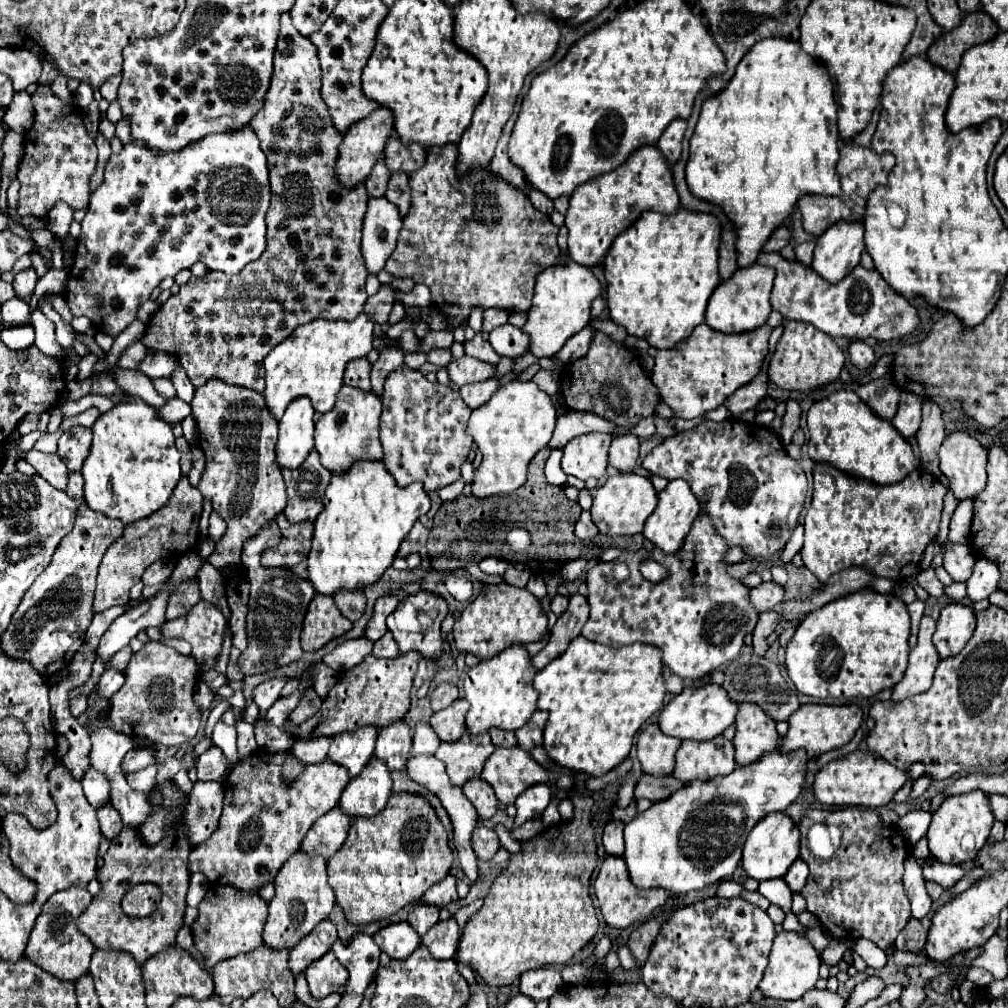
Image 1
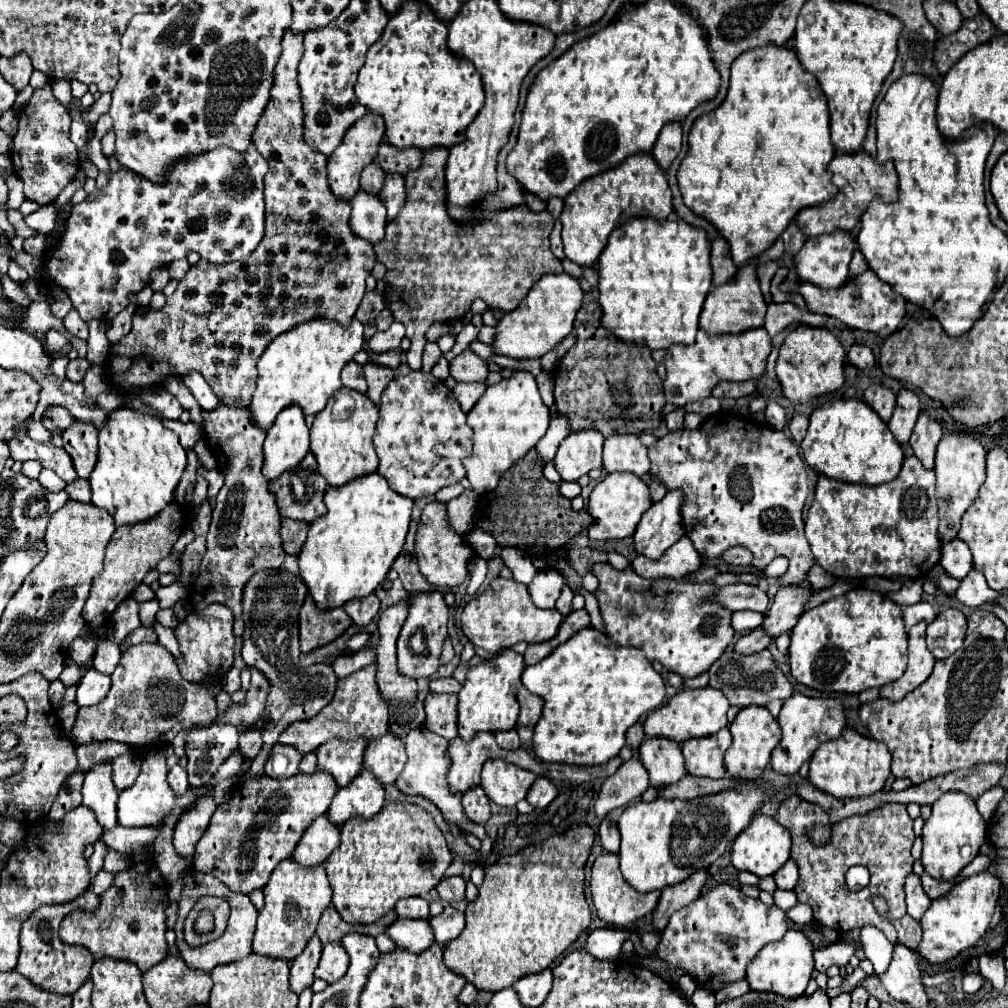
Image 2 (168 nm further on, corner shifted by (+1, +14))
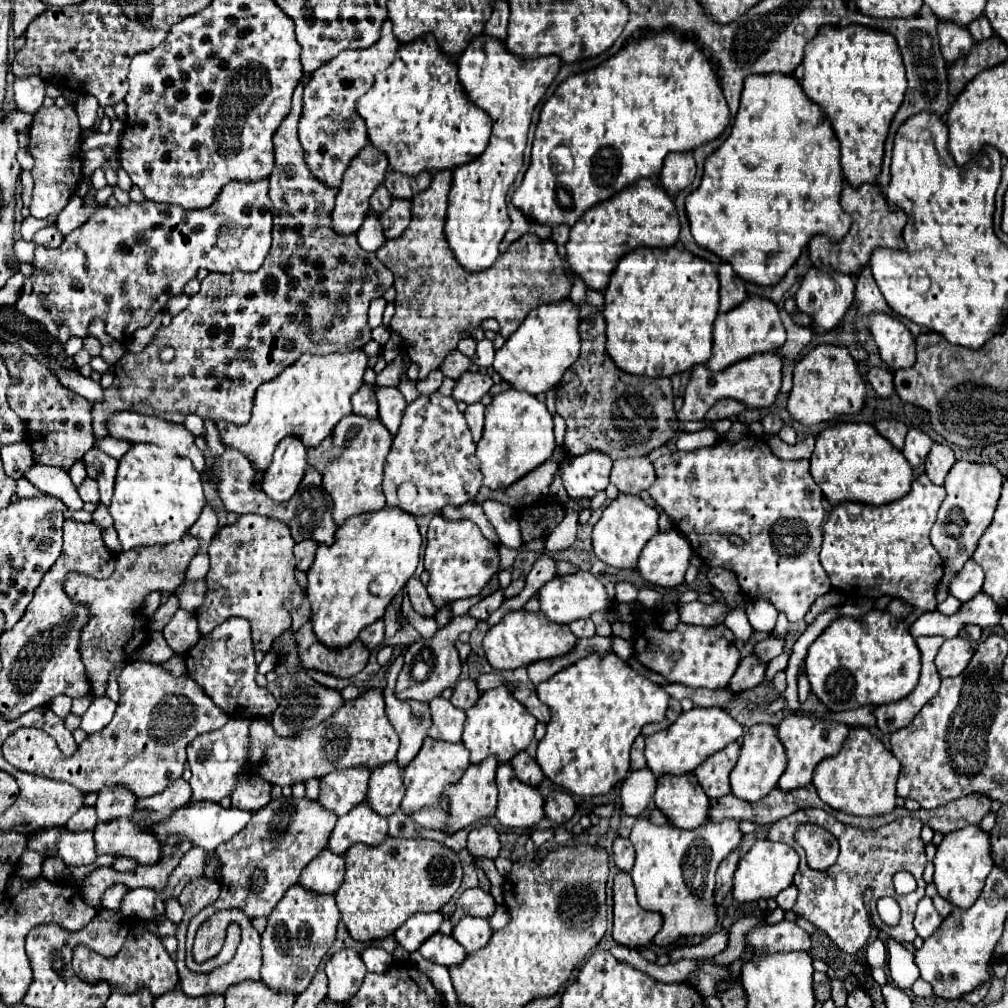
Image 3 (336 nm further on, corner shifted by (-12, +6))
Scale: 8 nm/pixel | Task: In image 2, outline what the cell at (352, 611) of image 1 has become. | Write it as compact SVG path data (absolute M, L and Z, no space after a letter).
M371 593L371 597L361 597L359 601L347 601L343 609L353 619L353 623L363 627L363 625L369 625L371 619L379 613L379 599L375 593Z

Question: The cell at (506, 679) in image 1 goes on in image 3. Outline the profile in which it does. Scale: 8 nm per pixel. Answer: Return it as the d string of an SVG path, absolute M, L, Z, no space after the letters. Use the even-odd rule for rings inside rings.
M500 685L480 695L474 707L466 711L466 723L462 733L462 745L470 751L470 763L476 765L486 757L494 755L498 763L510 763L512 757L524 751L534 739L536 719L520 705L508 687ZM466 739L466 741L464 741Z

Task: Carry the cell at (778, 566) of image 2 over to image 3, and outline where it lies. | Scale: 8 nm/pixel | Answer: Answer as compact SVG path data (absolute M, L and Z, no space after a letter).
M756 599L756 601L748 603L746 615L748 615L752 629L764 631L764 633L770 633L776 625L776 619L778 619L778 611L774 609L774 605L764 599Z

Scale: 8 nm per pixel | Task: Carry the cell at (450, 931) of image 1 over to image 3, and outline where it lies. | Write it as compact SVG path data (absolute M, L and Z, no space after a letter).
M462 917L452 931L452 937L466 949L466 953L480 951L482 945L488 945L492 937L492 927L488 919L482 917Z

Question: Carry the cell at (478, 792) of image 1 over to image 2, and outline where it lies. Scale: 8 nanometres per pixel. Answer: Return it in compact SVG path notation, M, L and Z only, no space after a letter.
M475 785L475 789L469 789L465 795L463 795L463 807L465 807L465 813L471 821L475 823L485 823L491 815L491 809L489 809L489 797L483 793L483 787L481 785Z

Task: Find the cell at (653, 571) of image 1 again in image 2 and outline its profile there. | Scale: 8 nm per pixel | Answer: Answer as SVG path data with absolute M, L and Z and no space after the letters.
M683 537L679 543L675 543L663 557L659 559L647 559L637 555L637 559L631 561L631 567L647 579L655 577L685 577L701 567L701 559L697 549L693 547L689 537Z

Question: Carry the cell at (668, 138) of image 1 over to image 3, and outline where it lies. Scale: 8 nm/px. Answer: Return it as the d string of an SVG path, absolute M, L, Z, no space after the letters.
M670 153L664 159L664 169L660 173L660 185L670 195L676 197L682 189L692 185L696 175L696 163L692 153Z

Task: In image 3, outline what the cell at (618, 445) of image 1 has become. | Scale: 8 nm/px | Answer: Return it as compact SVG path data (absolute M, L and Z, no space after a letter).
M634 457L634 459L618 459L614 461L610 483L618 487L620 493L628 495L642 495L654 483L656 473L648 457Z

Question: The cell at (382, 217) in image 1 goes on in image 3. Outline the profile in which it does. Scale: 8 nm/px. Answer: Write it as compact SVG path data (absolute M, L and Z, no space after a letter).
M368 213L360 231L356 233L356 237L358 237L358 243L364 251L378 251L380 245L386 241L384 233L382 233L382 227L380 227L380 221L374 213Z

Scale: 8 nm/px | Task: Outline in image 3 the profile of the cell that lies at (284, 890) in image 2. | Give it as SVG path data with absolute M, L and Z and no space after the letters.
M294 885L280 899L280 905L270 913L268 925L262 933L262 981L278 993L300 995L308 989L312 977L316 975L324 955L334 943L336 925L340 921L340 911L336 907L334 895L308 893L304 887Z

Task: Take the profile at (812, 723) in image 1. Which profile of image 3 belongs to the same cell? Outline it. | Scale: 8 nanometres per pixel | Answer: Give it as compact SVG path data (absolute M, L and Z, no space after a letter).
M786 715L784 721L780 723L778 727L778 737L780 737L780 743L784 745L786 749L786 757L788 757L788 765L786 765L786 771L782 773L780 781L778 781L778 787L784 789L784 791L792 791L792 789L800 789L800 787L806 787L812 779L812 773L814 773L814 767L826 759L826 757L832 757L840 751L842 747L842 741L846 739L848 735L848 725L844 723L834 723L834 721L820 721L820 719L814 719L814 717L806 717L806 715Z

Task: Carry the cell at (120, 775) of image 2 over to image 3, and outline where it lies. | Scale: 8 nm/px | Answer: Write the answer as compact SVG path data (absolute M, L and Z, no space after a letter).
M104 787L98 793L98 801L96 801L98 823L130 817L134 811L134 803L136 803L136 797L124 787Z

